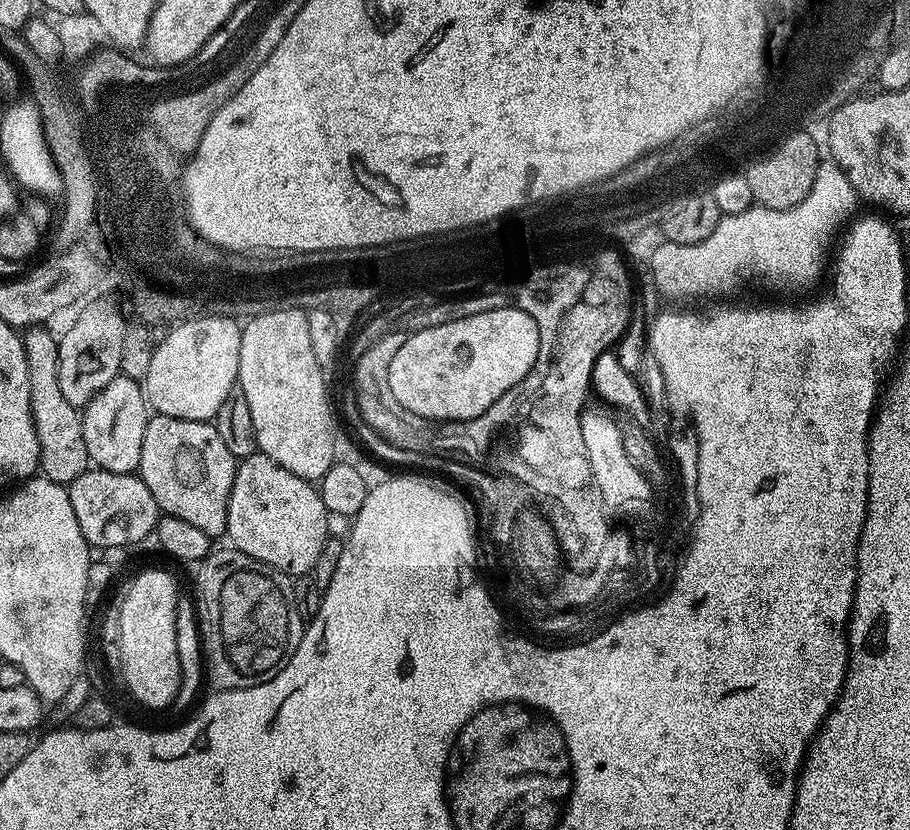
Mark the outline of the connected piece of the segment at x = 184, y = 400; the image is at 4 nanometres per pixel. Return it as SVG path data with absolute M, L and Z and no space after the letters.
M203 314L196 320L176 324L169 331L172 333L159 341L153 350L148 376L142 381L147 403L159 415L211 421L218 414L218 406L233 395L240 375L242 328L235 322L228 314Z

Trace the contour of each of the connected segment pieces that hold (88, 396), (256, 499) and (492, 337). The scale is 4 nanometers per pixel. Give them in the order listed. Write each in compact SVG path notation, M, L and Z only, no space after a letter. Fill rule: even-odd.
M105 306L100 313L84 316L83 320L62 340L58 350L58 386L62 386L62 398L76 410L92 403L106 385L121 375L122 342L126 321Z
M257 451L253 456L243 457L236 465L234 486L228 499L228 531L227 539L232 539L231 547L235 551L246 554L258 562L271 568L277 568L289 578L300 578L311 573L322 552L323 544L327 542L328 511L322 502L319 491L309 481L301 476L290 474L278 462L274 462L263 452Z
M502 307L500 309L486 310L485 312L476 310L472 317L458 318L456 321L446 322L444 325L422 329L420 332L412 335L402 346L402 350L398 350L398 354L394 354L394 362L390 362L388 367L390 390L394 394L394 398L398 398L398 402L402 402L402 406L406 406L406 410L410 410L419 416L425 416L427 420L455 421L474 419L476 416L483 415L492 404L500 404L513 391L511 388L515 384L516 386L523 385L528 372L534 366L535 359L538 358L538 350L539 330L534 318L530 314L524 313L522 309L517 307Z

